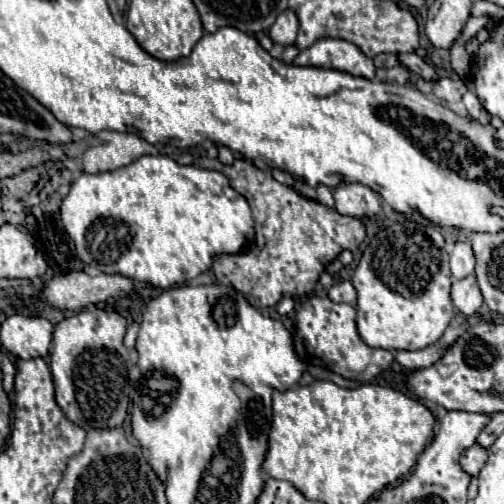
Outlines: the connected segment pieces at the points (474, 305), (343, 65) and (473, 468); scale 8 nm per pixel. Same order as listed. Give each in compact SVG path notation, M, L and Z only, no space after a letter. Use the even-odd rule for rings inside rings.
M469 274L467 278L461 278L461 280L453 280L451 300L455 308L465 316L471 316L479 310L479 306L483 304L483 296L477 286L475 274Z
M321 38L311 48L299 52L293 60L297 66L315 66L315 68L333 68L347 72L351 76L361 76L367 80L375 78L373 62L351 42L337 38Z
M475 442L471 448L467 448L467 450L461 454L459 464L461 464L461 468L463 468L467 474L477 476L479 470L483 468L485 460L487 460L487 448L481 448L481 444Z

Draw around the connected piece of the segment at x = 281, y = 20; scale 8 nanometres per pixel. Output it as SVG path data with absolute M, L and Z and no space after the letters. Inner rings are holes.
M285 10L277 16L275 24L271 26L269 30L269 36L273 38L275 44L283 44L283 46L289 46L295 42L295 36L297 36L297 30L299 30L299 20L297 20L297 14L293 10Z

